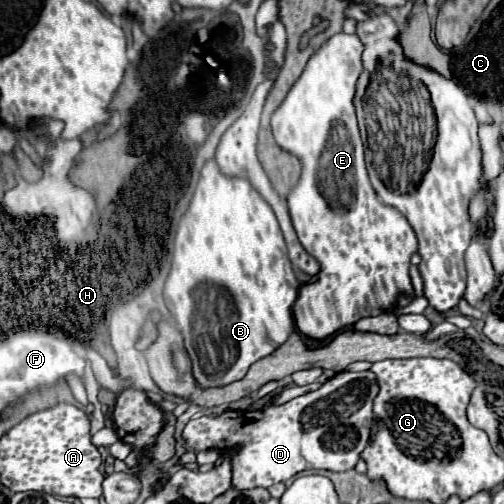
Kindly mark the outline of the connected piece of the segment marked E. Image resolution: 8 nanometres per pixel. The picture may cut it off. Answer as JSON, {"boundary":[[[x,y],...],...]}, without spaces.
{"boundary":[[[334,34],[306,64],[302,76],[286,94],[284,102],[272,114],[270,126],[276,144],[296,156],[302,164],[298,184],[288,194],[288,208],[298,240],[304,250],[320,264],[314,282],[300,286],[300,296],[292,308],[296,330],[310,340],[324,340],[336,332],[354,326],[368,316],[380,316],[398,304],[400,296],[412,296],[408,274],[410,256],[418,250],[418,240],[408,220],[396,210],[382,204],[368,180],[364,164],[364,146],[358,134],[354,114],[354,86],[362,72],[362,44],[356,34]]]}

